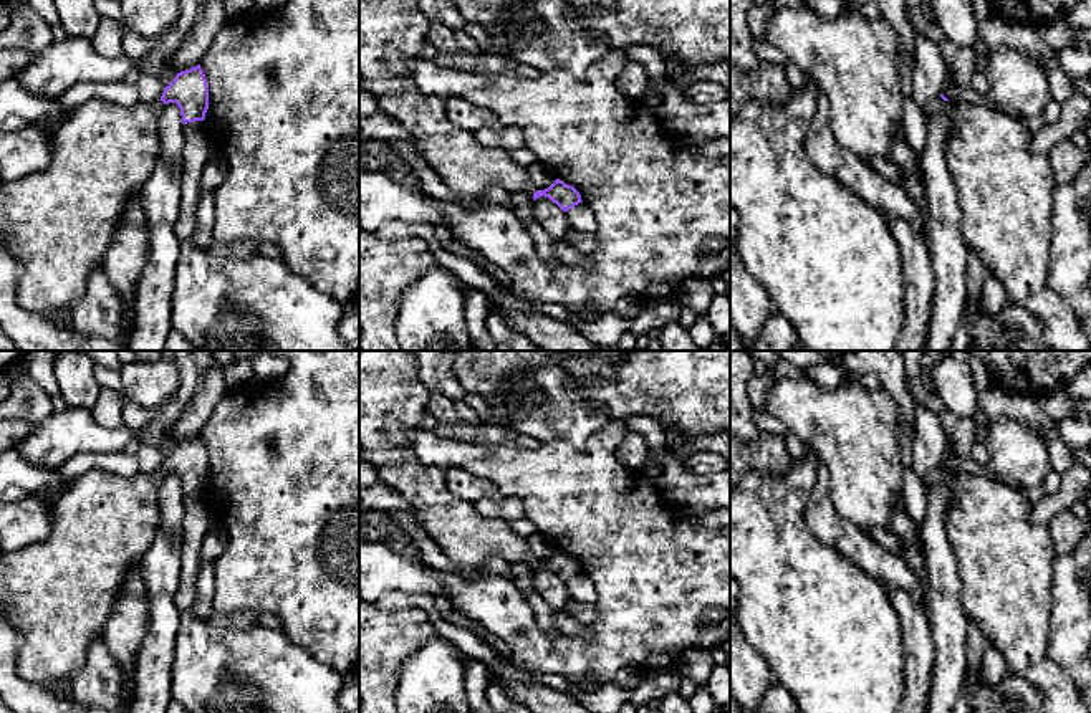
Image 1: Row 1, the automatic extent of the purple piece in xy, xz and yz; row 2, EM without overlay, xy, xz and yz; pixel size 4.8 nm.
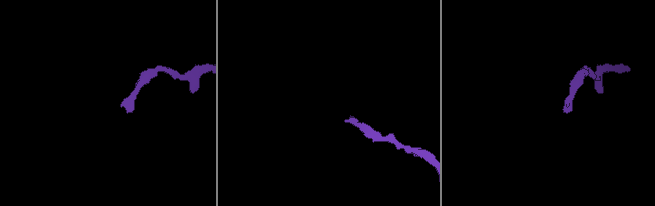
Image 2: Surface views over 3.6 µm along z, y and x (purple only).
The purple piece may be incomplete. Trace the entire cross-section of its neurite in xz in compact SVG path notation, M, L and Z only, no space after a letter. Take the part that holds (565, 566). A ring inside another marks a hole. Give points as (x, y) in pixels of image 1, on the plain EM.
M359 351L359 448L377 470L379 485L396 491L416 511L421 528L455 562L464 579L490 576L480 569L485 557L502 557L510 567L525 564L533 571L545 566L565 582L581 574L579 562L560 549L538 561L528 539L518 536L510 523L482 516L473 503L460 501L449 491L440 468L419 462L406 432L422 427L429 397L417 359L409 351Z

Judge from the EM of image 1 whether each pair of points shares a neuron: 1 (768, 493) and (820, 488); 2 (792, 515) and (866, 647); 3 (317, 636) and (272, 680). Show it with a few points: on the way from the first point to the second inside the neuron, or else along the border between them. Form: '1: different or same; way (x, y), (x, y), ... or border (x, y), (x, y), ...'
1: different; border (815, 457), (817, 483), (805, 510), (807, 528)
2: same; way (792, 548), (793, 574), (833, 614)
3: different; border (278, 629), (317, 660), (336, 669)

